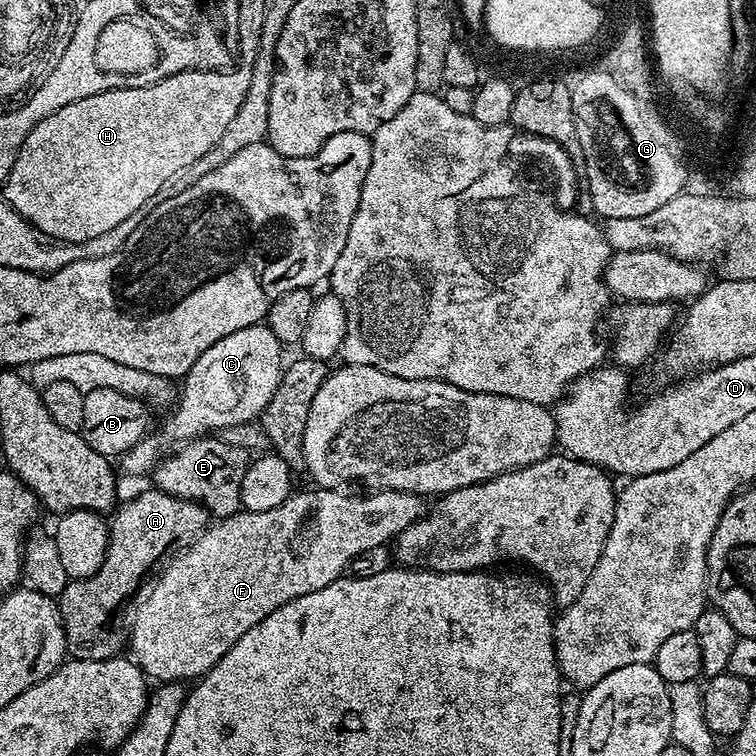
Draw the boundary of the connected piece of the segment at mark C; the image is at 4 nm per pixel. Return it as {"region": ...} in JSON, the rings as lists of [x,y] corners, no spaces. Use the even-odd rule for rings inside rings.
{"region":[[[263,323],[234,330],[234,334],[226,334],[226,338],[214,342],[214,346],[210,346],[210,350],[206,350],[206,354],[202,354],[182,377],[182,387],[172,417],[157,432],[156,429],[149,431],[148,435],[119,457],[119,471],[128,476],[155,473],[157,464],[165,456],[172,455],[188,441],[219,433],[216,432],[219,428],[248,424],[252,419],[253,423],[268,407],[280,385],[280,351],[280,340],[274,338],[274,334]]]}

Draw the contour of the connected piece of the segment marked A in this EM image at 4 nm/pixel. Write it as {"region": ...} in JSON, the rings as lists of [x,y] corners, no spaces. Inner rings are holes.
{"region":[[[155,486],[149,488],[149,492],[130,497],[111,513],[108,550],[102,566],[90,578],[69,580],[58,597],[64,643],[71,659],[109,660],[121,655],[126,648],[126,636],[123,631],[112,629],[112,615],[131,601],[145,583],[144,575],[156,563],[159,565],[175,544],[187,545],[209,527],[210,513],[203,504],[171,496]]]}

